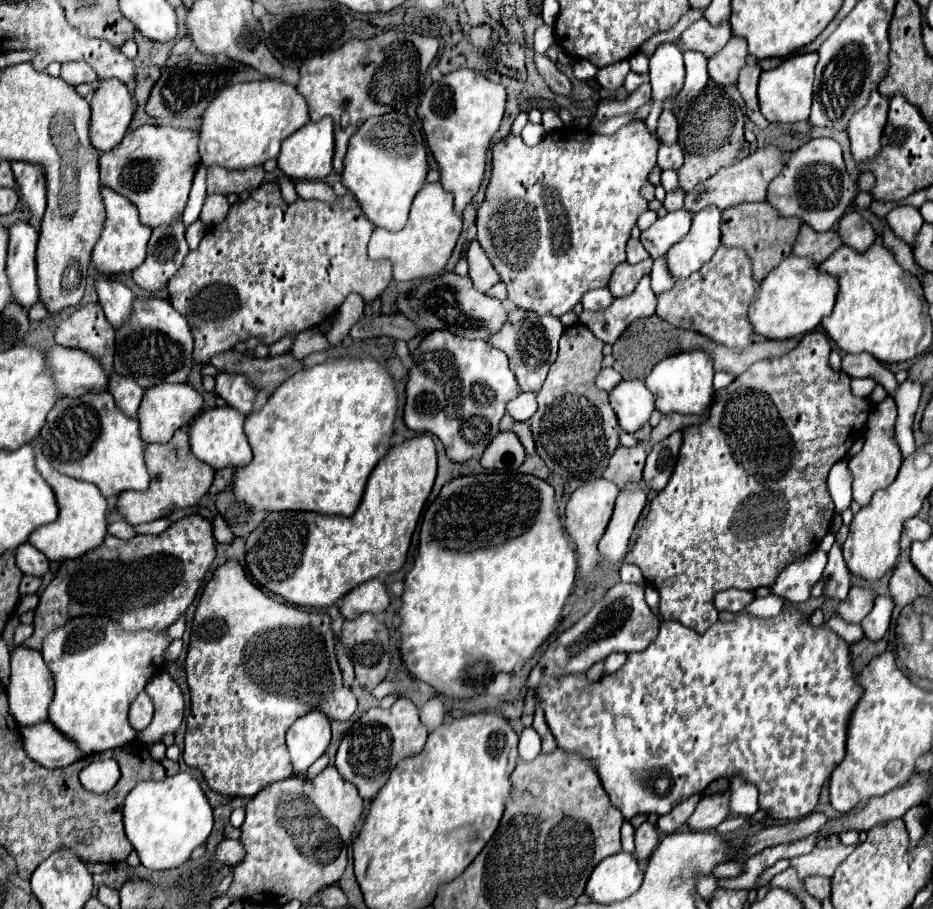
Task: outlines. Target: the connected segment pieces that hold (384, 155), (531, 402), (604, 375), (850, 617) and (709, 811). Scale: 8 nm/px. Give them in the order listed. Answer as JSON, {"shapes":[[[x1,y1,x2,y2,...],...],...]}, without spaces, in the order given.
{"shapes":[[[392,111,380,117,370,117,350,137,342,183,354,193,362,213,376,227,400,231,408,221,414,195,426,183,426,173,426,147,418,125,404,115,404,111]],[[520,391,508,403,508,413,514,421,528,421,536,413,536,409,538,409,538,405,536,405,534,393,526,393,526,391]],[[602,369,596,377,596,387,598,389,604,389,604,391,610,391,612,387,616,387,618,383,622,381,620,373,616,373,614,369]],[[852,587,846,601,840,601,836,613,846,623,860,623,870,613,874,597,876,595,868,587]],[[730,789,726,793,706,795,700,799,696,811,688,819,688,827,692,831,706,831,714,829,728,817,728,801,730,801]]]}

